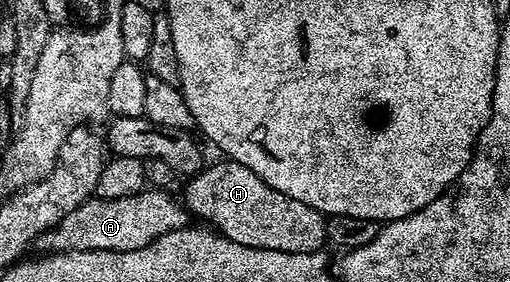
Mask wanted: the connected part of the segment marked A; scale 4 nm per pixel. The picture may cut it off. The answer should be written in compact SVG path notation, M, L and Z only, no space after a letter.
M147 190L138 196L99 200L91 198L76 206L72 214L64 214L56 226L52 226L36 241L42 254L59 252L131 252L149 248L161 241L164 234L187 227L187 209L181 199L173 200L166 190Z

